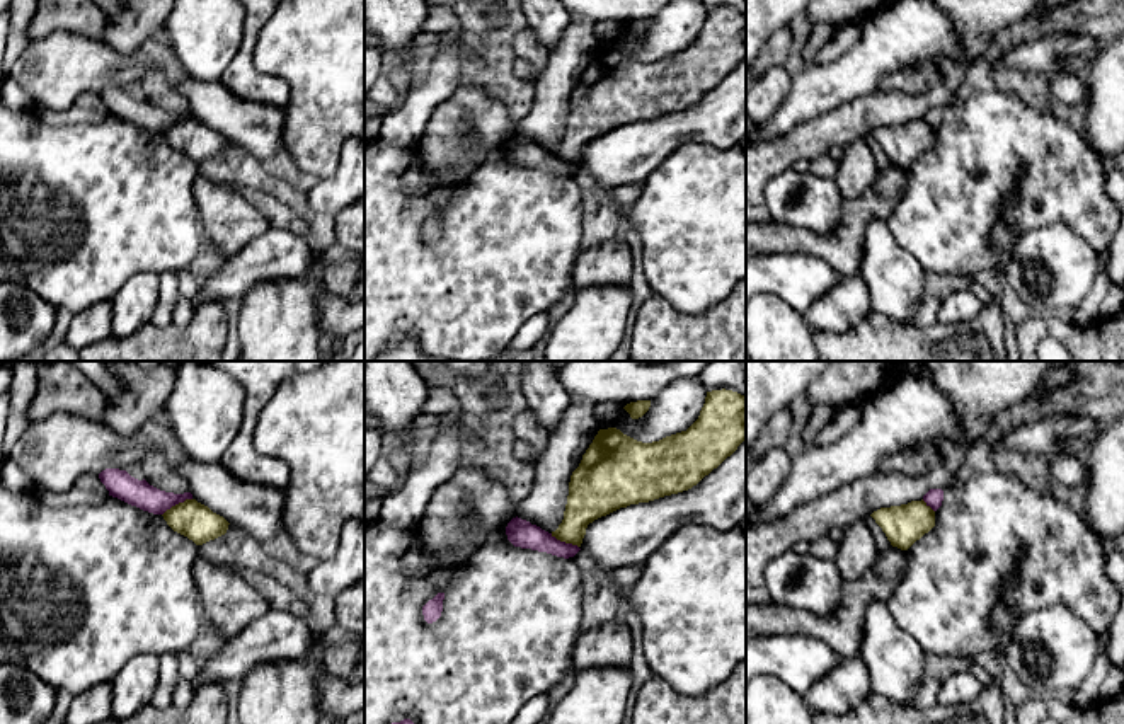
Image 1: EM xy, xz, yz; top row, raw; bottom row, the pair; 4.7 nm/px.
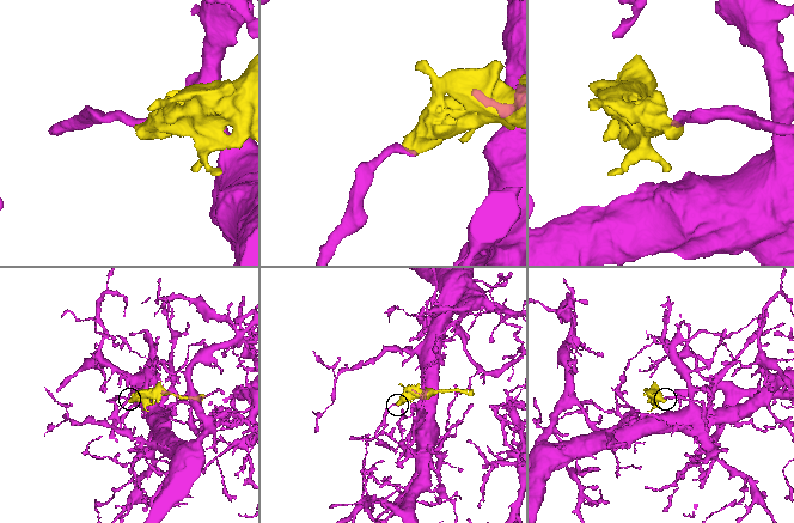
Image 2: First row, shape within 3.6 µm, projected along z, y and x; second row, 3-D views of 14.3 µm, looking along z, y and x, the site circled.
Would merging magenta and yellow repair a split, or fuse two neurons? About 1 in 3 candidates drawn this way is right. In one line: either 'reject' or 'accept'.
reject

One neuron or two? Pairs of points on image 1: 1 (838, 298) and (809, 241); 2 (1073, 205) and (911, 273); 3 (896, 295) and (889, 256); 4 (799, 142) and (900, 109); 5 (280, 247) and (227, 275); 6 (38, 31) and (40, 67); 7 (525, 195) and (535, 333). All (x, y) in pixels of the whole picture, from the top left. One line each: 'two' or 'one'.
1: two
2: two
3: one
4: one
5: one
6: two
7: two

